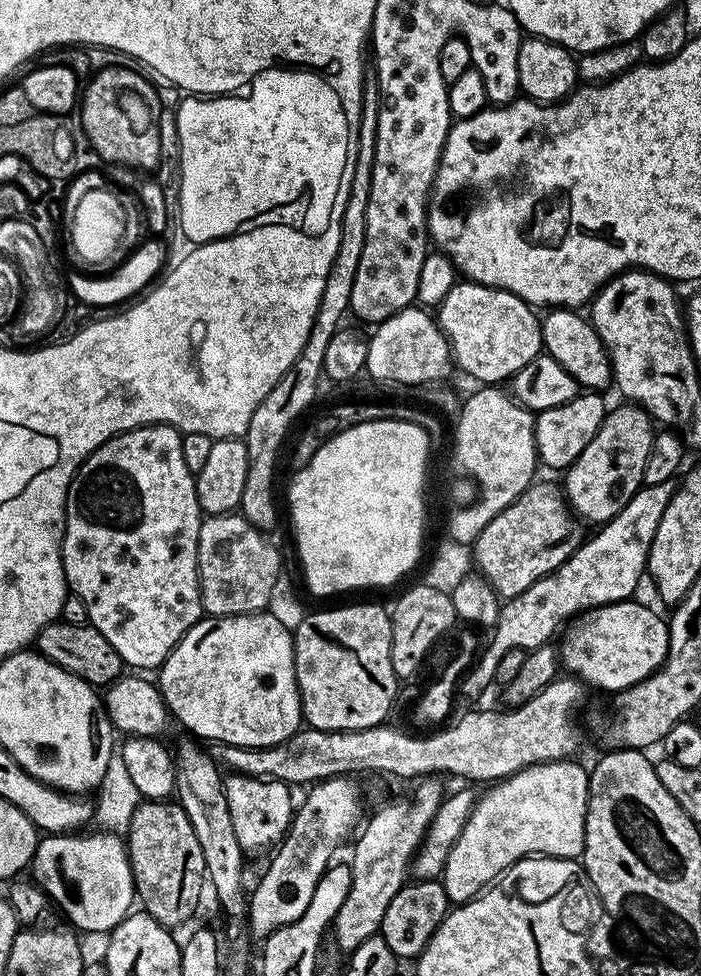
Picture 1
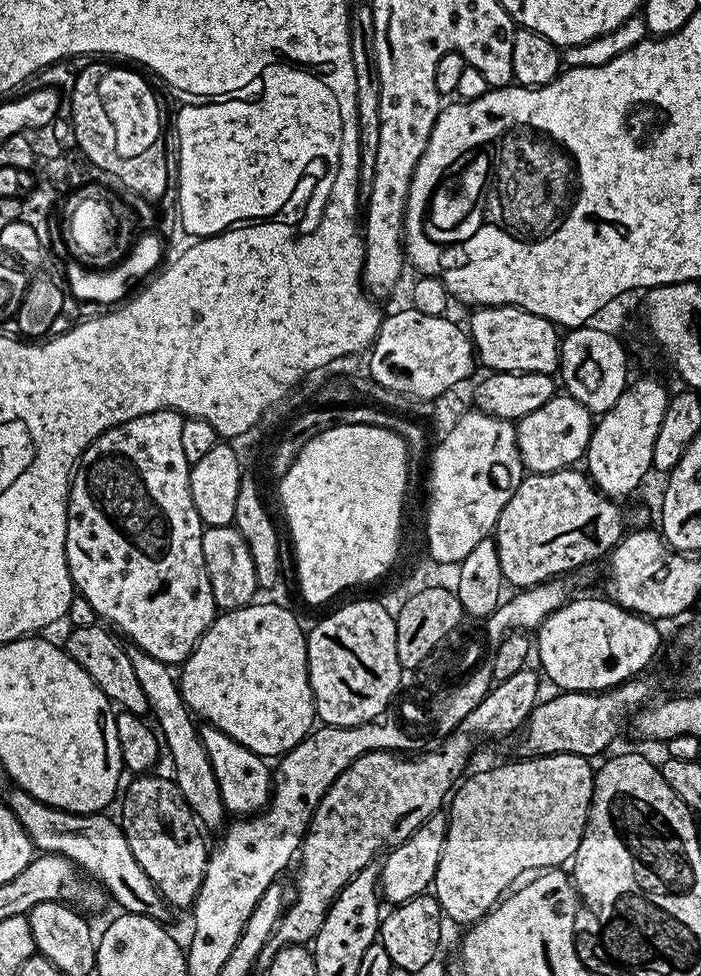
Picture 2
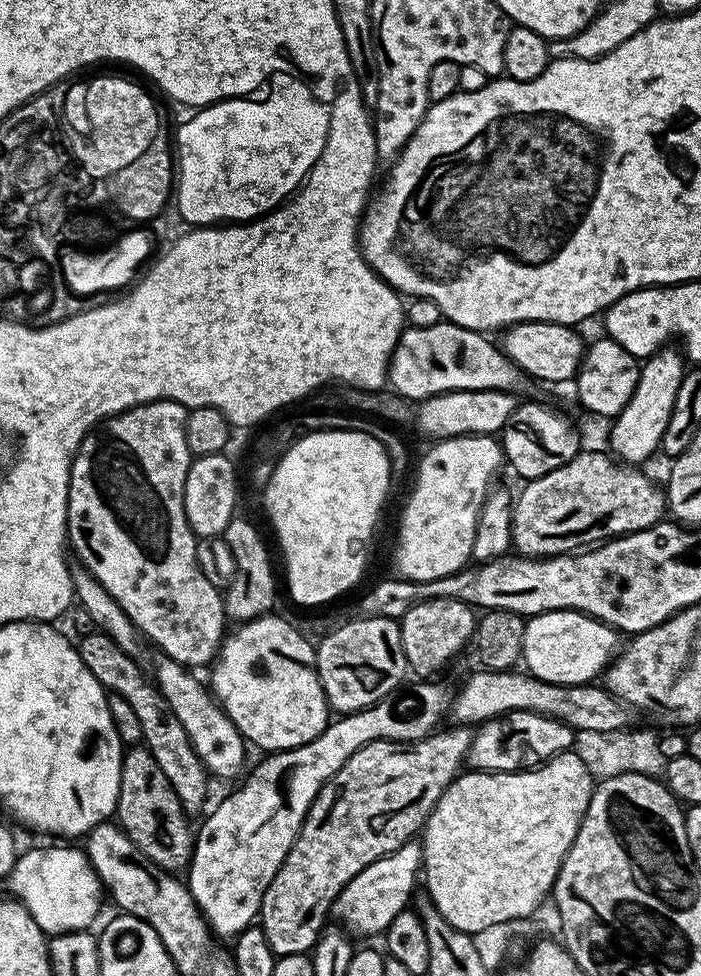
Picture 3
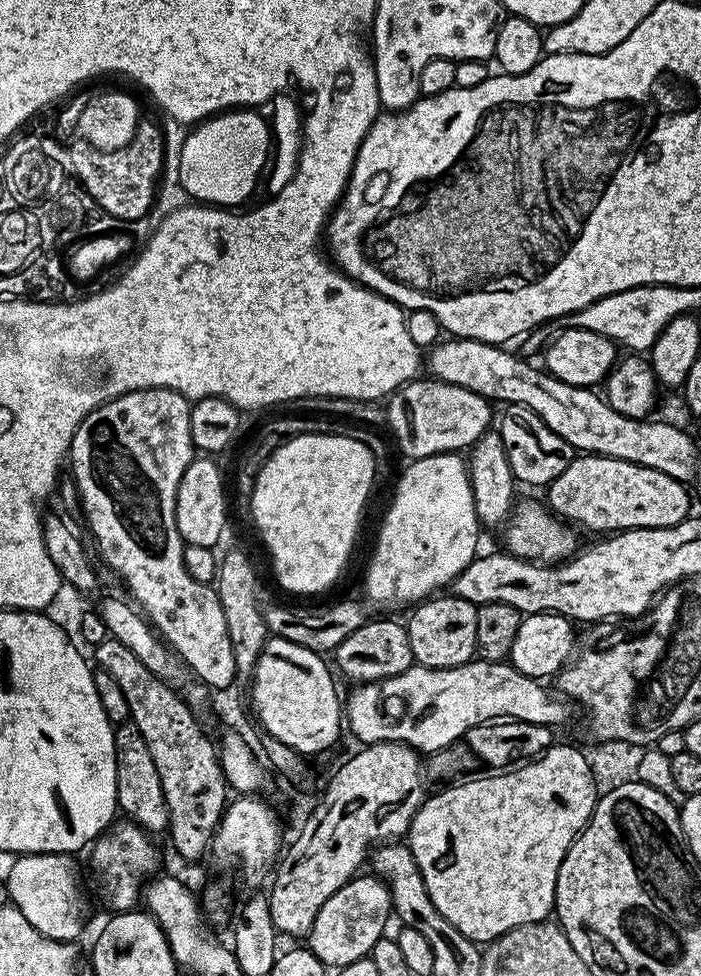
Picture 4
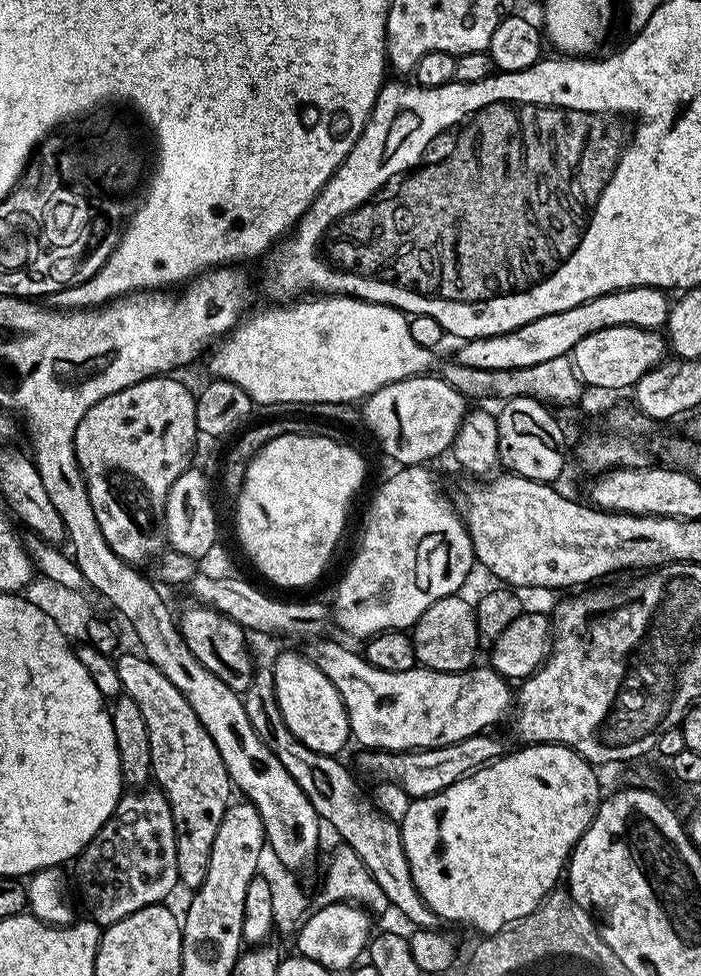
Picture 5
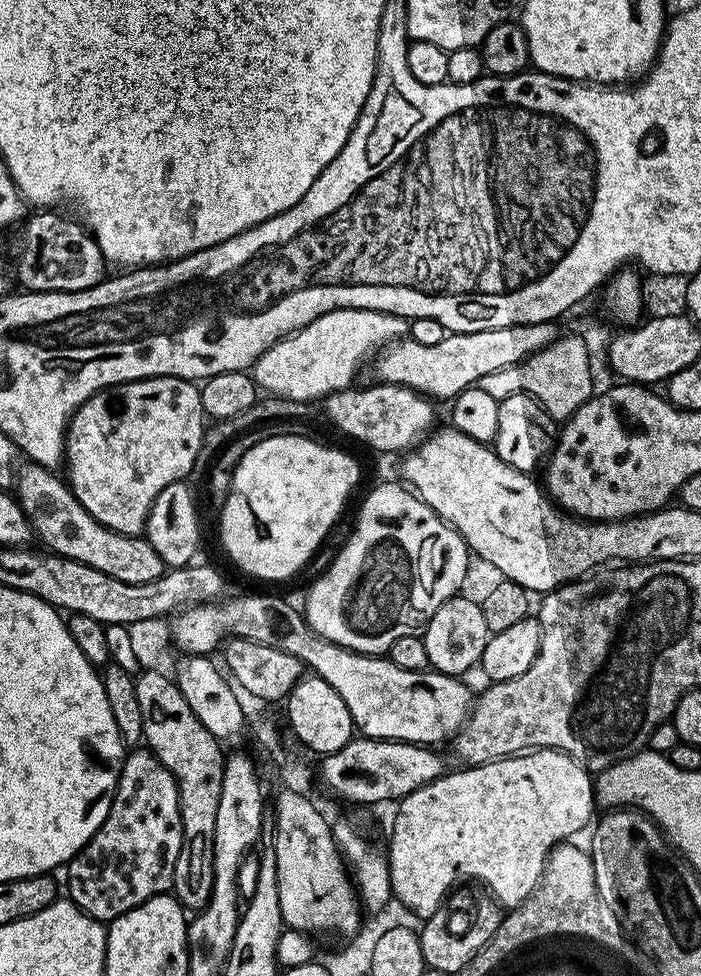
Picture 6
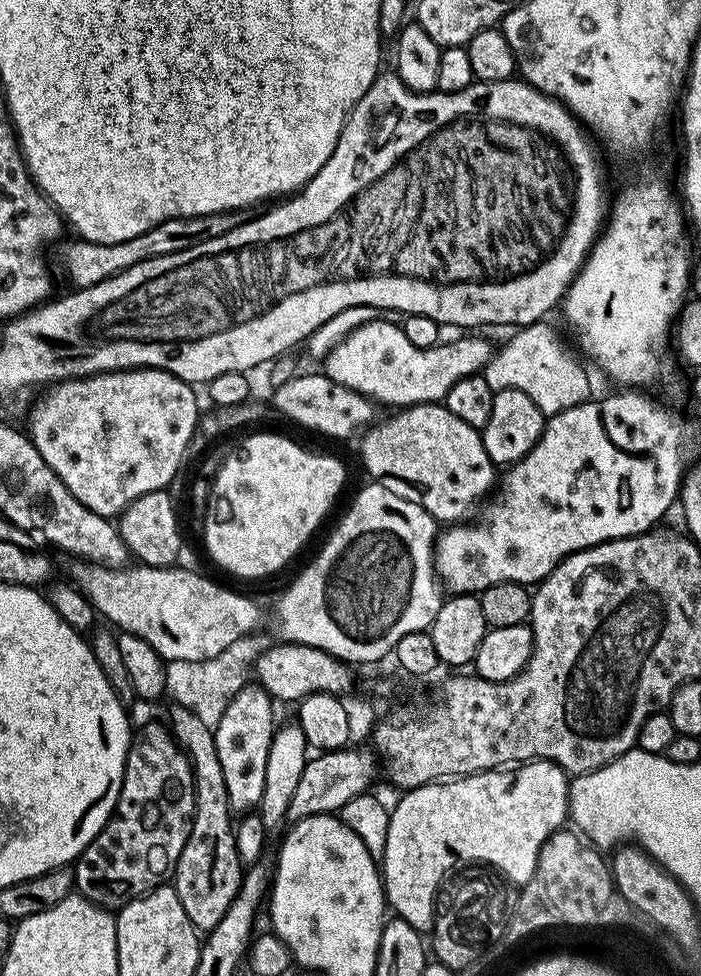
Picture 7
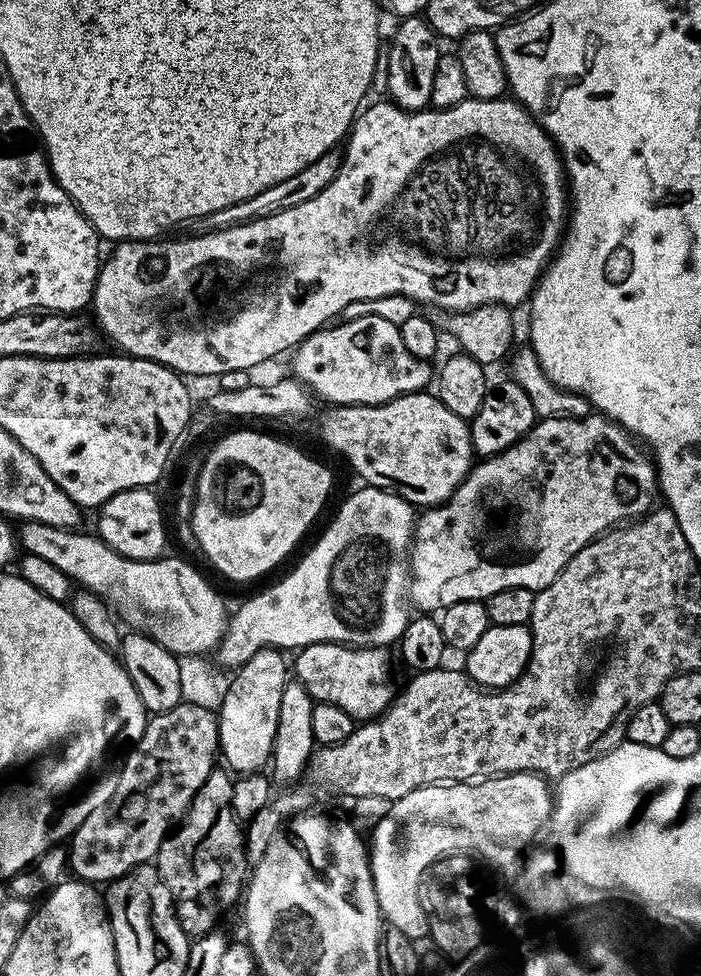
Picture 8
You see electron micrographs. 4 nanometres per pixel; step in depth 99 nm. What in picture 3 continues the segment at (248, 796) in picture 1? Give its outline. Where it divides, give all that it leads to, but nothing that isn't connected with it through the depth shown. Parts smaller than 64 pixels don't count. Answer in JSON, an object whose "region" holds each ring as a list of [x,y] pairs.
{"region":[[[163,654],[157,657],[154,683],[160,690],[160,697],[170,706],[174,718],[182,722],[182,730],[186,730],[194,746],[194,754],[198,754],[209,777],[216,779],[217,776],[220,780],[232,780],[235,776],[243,777],[246,772],[244,759],[247,758],[249,749],[246,747],[244,735],[240,733],[238,726],[230,722],[230,718],[224,713],[224,707],[212,695],[211,687],[205,681],[203,684],[196,677],[199,675],[193,669],[174,662],[174,658]]]}

